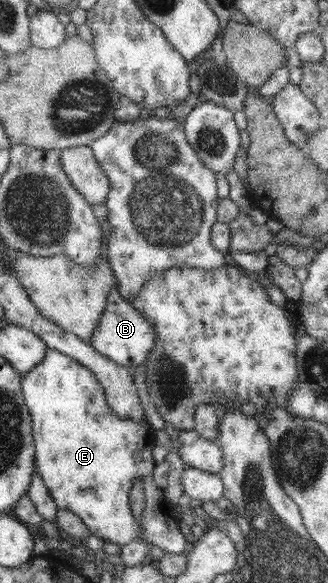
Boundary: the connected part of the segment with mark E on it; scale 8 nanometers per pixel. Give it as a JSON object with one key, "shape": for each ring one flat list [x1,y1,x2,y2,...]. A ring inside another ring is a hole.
{"shape":[[47,348,46,358,42,363,39,363,26,377,23,377,23,394,25,397,25,402,28,404,29,411,33,417,33,429,36,431,36,471,43,477,51,496,55,499,56,505,59,509,67,509,76,513,78,517,82,518,82,521,88,526,91,533,104,541,110,543,119,544,120,547,126,546,134,540,142,540,148,543,149,546,157,546,162,549,162,551,170,553,187,553,191,548,192,542,189,536,184,535,180,531,180,525,178,525,178,517,176,513,175,505,167,498,164,493,164,489,156,487,154,482,154,467,156,467,156,461,152,457,152,449,154,445,157,445,155,438,155,429,152,429,150,424,146,421,134,421,130,419,122,419,111,407,107,400,107,395,104,391,104,386,100,383,100,380,93,374,93,371,89,368,72,359,71,356,64,355,64,353,51,348],[141,481,143,483,143,488,145,489,147,504,145,511,141,517,135,517,133,514,133,509,131,506,131,491,133,487]]}

